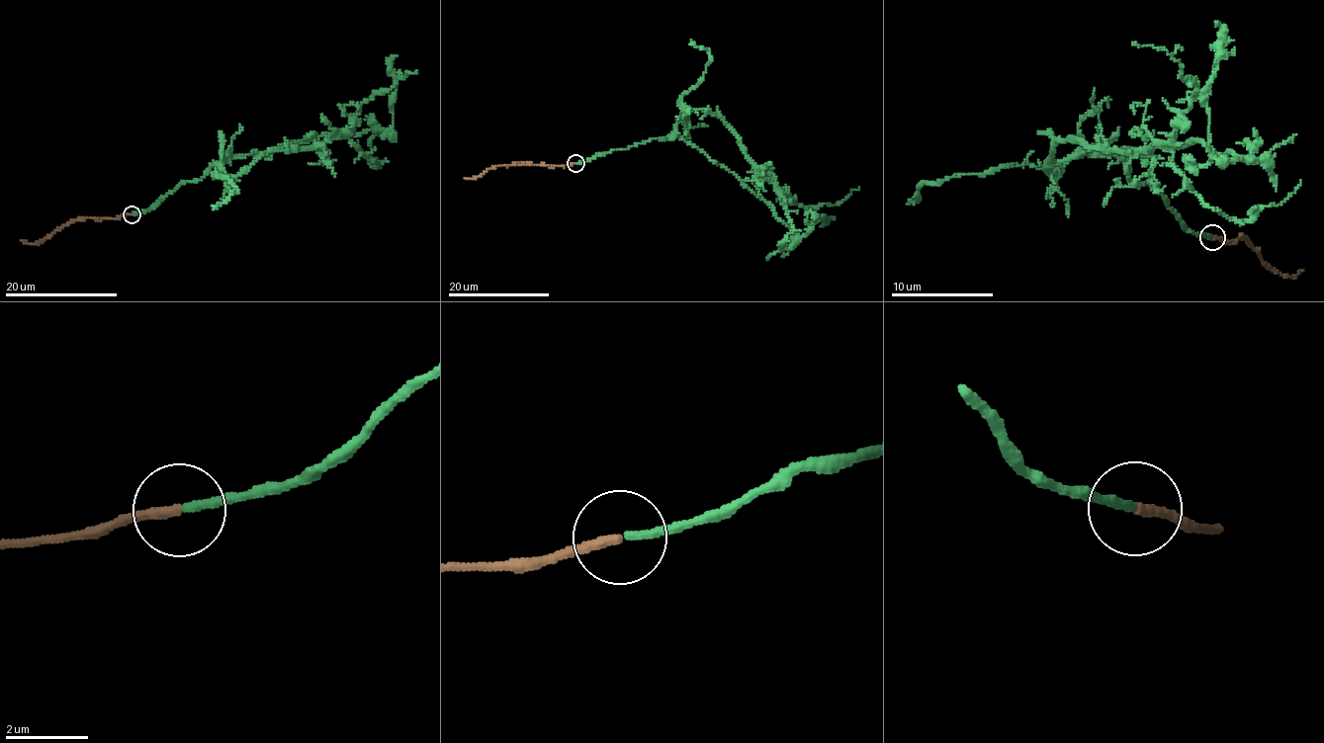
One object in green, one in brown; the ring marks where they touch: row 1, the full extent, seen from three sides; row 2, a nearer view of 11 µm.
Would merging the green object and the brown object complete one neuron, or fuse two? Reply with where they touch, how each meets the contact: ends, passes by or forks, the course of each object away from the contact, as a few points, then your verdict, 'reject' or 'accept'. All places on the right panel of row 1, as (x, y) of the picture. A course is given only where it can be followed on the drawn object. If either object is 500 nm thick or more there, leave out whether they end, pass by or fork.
(1212, 237) | green ends | brown ends | green via (1211, 237), (1119, 155), (1048, 172), (1065, 139), (1138, 154), (1174, 135), (1194, 83), (1132, 41) | brown via (1211, 237), (1228, 242), (1247, 236), (1262, 260), (1287, 277), (1303, 270) | accept

